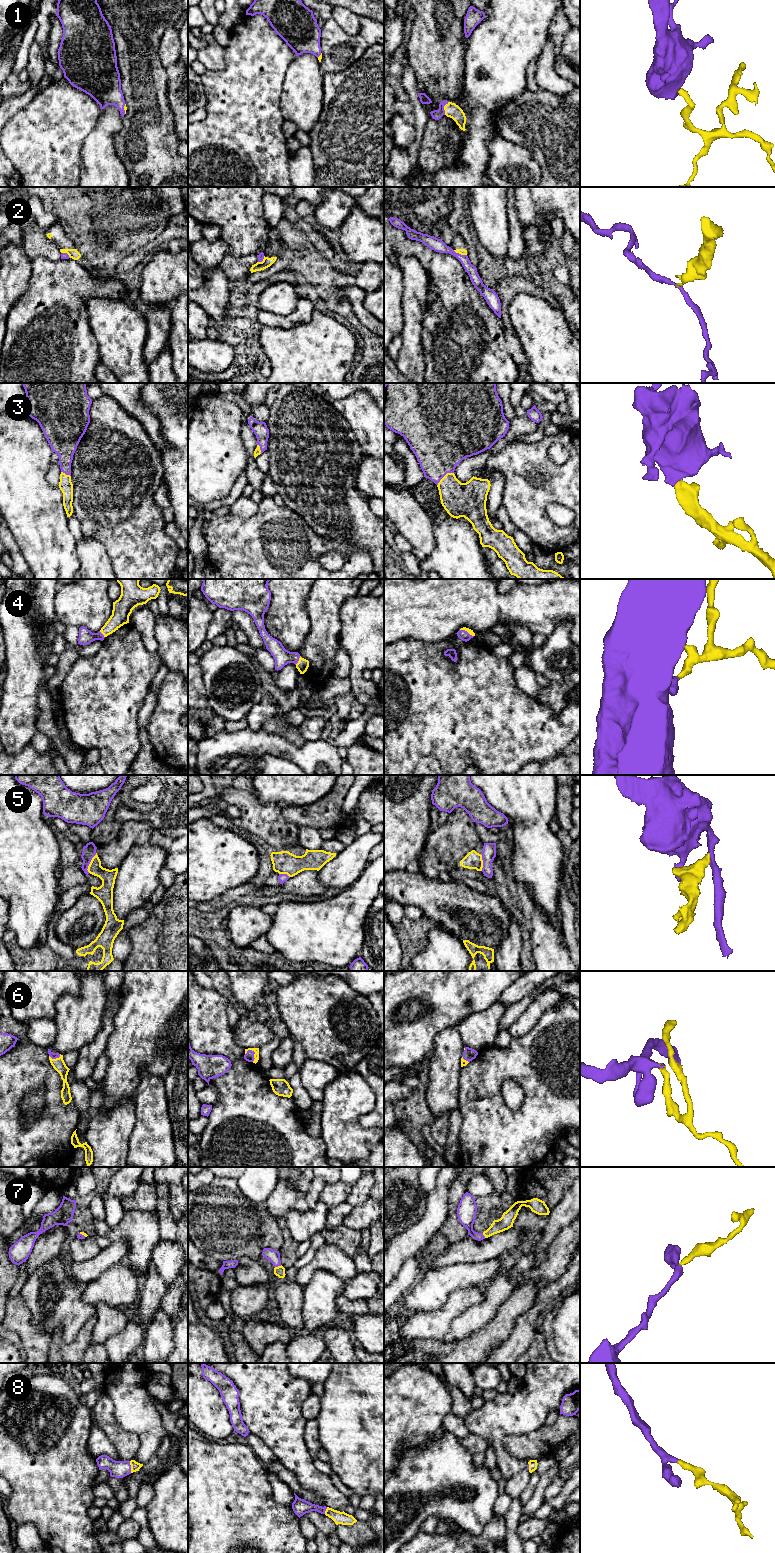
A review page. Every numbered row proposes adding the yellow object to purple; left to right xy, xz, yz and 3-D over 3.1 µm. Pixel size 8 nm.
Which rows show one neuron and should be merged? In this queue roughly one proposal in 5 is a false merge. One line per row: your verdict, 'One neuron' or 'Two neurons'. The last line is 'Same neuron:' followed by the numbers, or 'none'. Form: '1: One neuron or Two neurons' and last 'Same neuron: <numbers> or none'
1: One neuron
2: Two neurons
3: One neuron
4: One neuron
5: Two neurons
6: One neuron
7: One neuron
8: One neuron
Same neuron: 1, 3, 4, 6, 7, 8

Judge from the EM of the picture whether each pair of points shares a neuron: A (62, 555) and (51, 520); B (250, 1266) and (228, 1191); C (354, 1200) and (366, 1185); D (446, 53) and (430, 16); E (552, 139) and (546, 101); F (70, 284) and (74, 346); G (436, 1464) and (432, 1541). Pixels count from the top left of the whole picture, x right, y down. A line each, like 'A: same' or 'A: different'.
A: same
B: different
C: same
D: same
E: same
F: same
G: different

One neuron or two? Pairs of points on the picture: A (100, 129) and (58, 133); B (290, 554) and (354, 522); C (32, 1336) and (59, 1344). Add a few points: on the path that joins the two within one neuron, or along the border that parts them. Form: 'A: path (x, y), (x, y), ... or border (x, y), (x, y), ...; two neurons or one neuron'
A: border (101, 110), (94, 128), (83, 141), (81, 151); two neurons
B: border (306, 523), (318, 534), (345, 541), (348, 545); two neurons
C: border (52, 1335), (50, 1348), (47, 1352); two neurons

